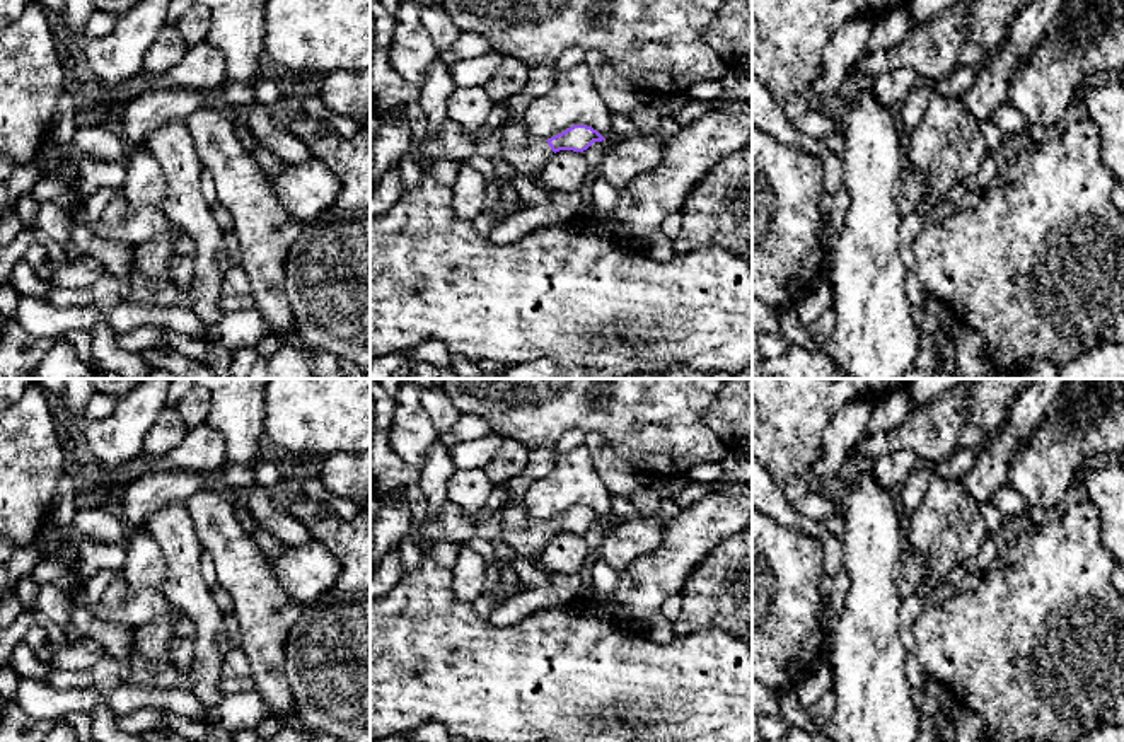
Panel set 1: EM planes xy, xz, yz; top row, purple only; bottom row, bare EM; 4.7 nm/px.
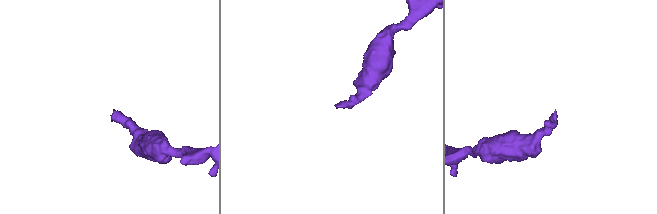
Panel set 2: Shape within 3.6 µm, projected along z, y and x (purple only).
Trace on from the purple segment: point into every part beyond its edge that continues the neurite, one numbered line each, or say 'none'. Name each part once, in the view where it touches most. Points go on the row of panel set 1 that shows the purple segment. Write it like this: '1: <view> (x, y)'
1: xz (524, 154)

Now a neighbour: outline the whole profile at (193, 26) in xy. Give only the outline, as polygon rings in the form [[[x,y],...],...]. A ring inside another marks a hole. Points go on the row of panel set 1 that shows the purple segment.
[[[193,3],[174,26],[188,46],[206,41],[211,14],[201,3]]]

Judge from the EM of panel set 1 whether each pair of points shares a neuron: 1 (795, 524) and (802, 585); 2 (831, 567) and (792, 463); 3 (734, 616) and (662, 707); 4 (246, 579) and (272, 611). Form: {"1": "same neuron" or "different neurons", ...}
{"1": "different neurons", "2": "different neurons", "3": "different neurons", "4": "same neuron"}

